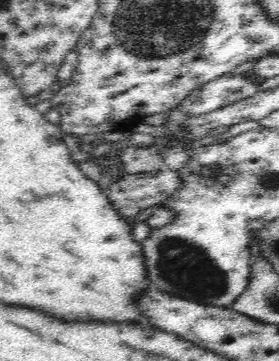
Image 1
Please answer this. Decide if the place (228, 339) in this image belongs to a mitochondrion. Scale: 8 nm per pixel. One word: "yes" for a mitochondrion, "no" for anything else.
no

